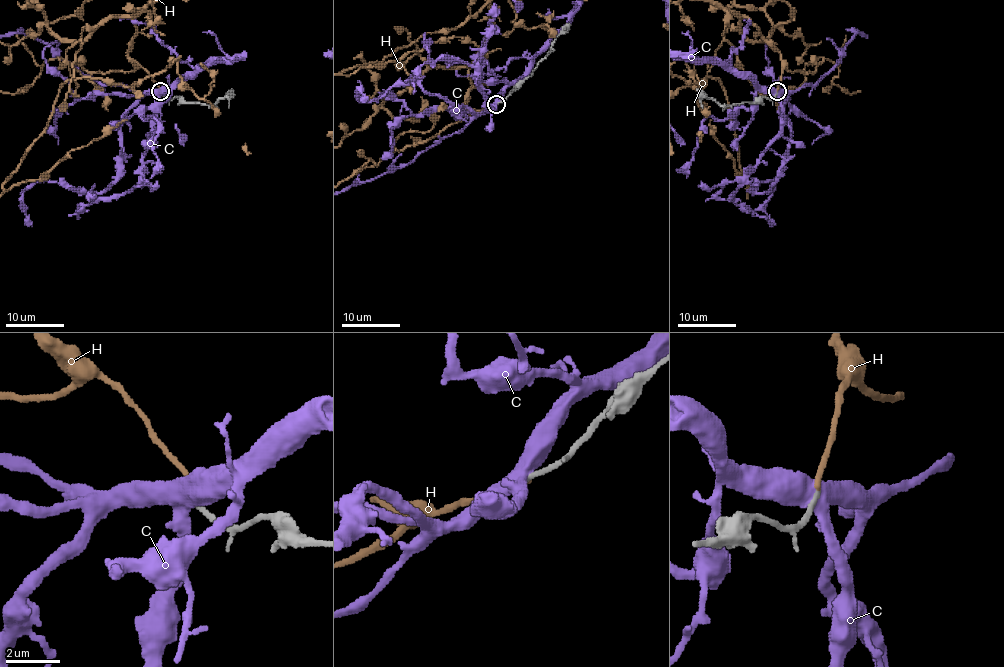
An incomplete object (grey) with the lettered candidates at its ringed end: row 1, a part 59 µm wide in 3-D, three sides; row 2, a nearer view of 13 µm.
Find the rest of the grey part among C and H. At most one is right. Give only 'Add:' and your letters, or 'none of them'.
Add: none of them

